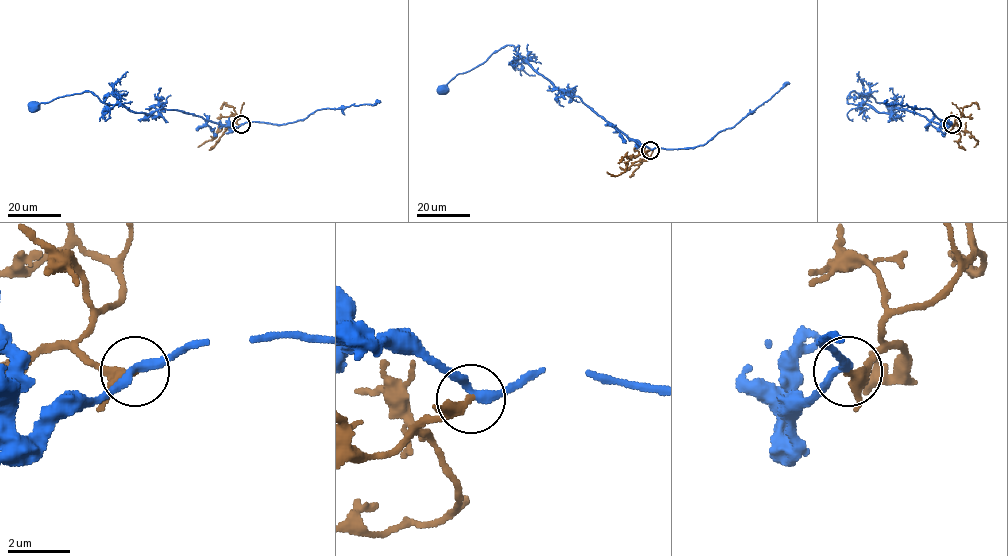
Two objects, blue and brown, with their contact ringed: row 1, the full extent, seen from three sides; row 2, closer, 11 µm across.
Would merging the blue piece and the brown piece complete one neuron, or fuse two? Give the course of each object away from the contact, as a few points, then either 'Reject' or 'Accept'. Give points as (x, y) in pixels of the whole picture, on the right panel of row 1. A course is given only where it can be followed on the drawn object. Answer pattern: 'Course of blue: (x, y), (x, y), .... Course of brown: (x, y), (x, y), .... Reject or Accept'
Course of blue: (951, 125), (947, 130), (909, 111), (879, 113), (868, 104), (848, 103), (847, 96), (864, 93), (896, 107). Course of brown: (951, 125), (956, 123), (977, 140), (974, 147). Reject

